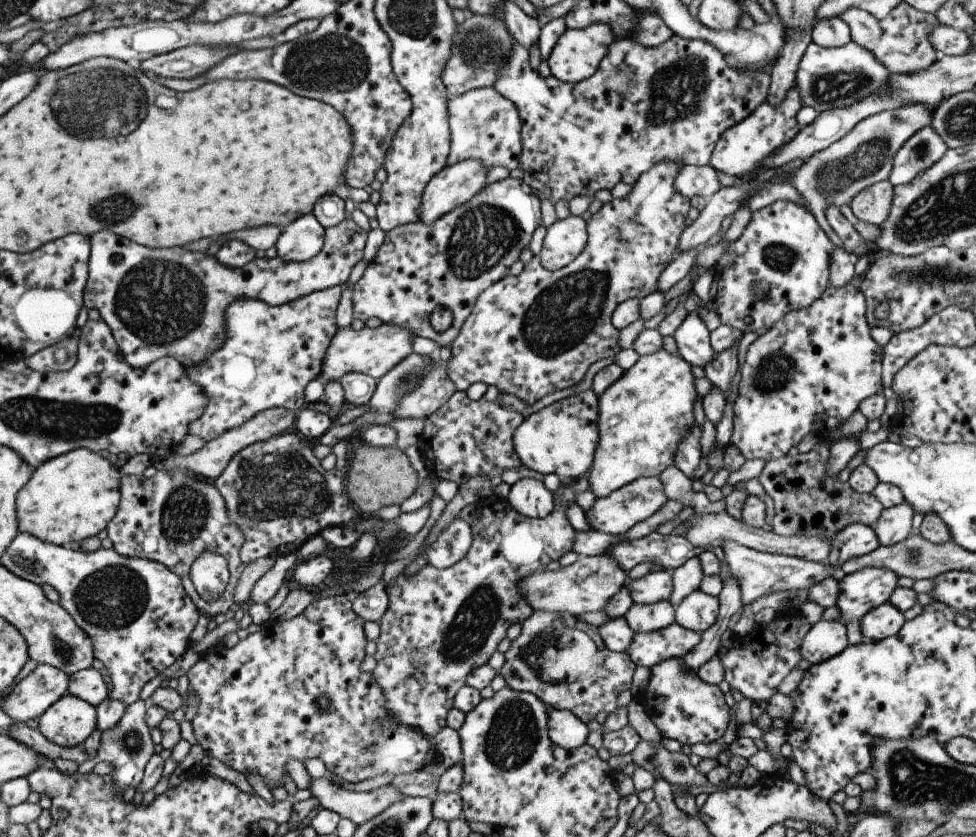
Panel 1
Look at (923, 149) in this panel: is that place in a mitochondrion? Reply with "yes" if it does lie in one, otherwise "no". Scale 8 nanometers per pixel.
yes

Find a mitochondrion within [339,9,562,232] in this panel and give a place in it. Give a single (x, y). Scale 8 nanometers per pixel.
(478, 50)

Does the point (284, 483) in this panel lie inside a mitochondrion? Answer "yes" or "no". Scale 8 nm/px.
yes

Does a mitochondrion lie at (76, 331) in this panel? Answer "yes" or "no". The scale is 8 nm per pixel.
no

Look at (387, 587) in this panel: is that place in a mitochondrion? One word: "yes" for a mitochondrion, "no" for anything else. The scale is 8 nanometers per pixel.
no

